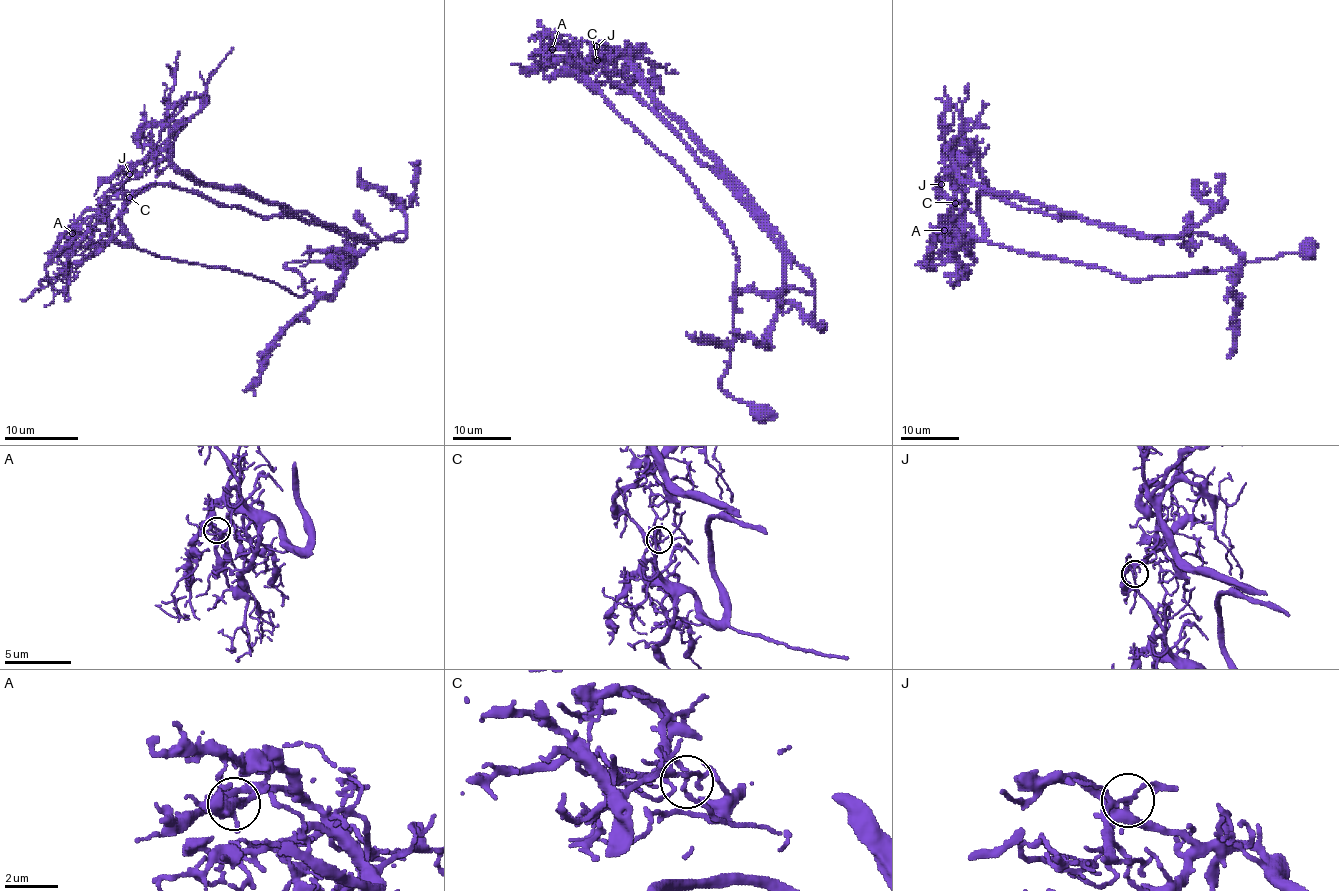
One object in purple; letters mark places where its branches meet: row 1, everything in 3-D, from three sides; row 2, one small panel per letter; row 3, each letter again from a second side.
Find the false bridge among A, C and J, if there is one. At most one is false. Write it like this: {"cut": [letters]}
{"cut": ["J"]}

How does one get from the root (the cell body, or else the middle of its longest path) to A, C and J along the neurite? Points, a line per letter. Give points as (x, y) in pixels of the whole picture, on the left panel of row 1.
A: (340, 255), (289, 262), (309, 292), (296, 296), (266, 279), (122, 246), (111, 225), (96, 218), (72, 233)
C: (340, 255), (289, 262), (309, 292), (296, 296), (266, 279), (122, 246), (111, 222), (129, 197)
J: (340, 255), (289, 262), (309, 292), (296, 296), (266, 279), (122, 246), (111, 222), (122, 209), (129, 173)

